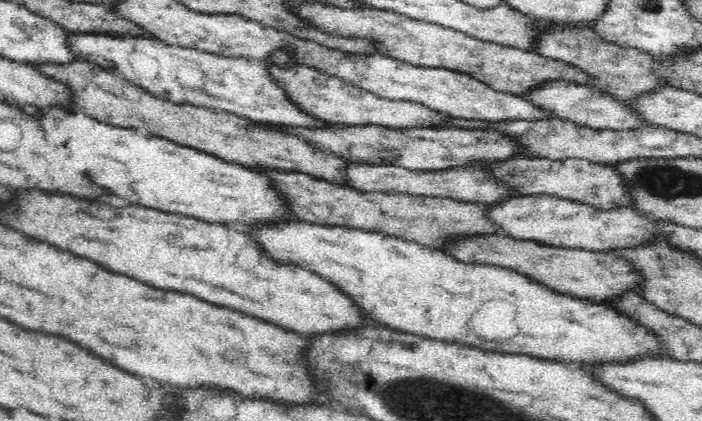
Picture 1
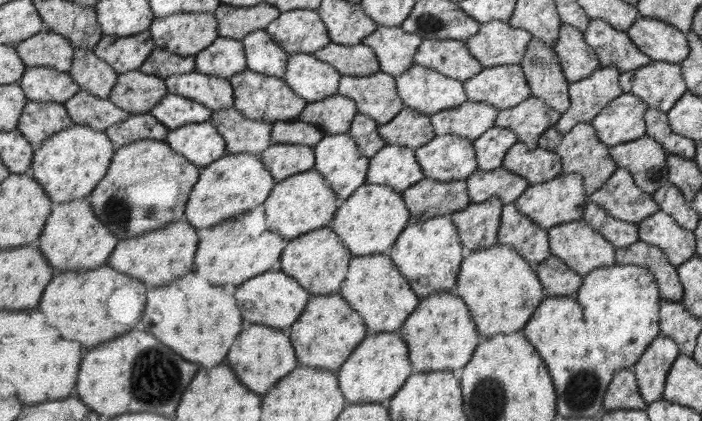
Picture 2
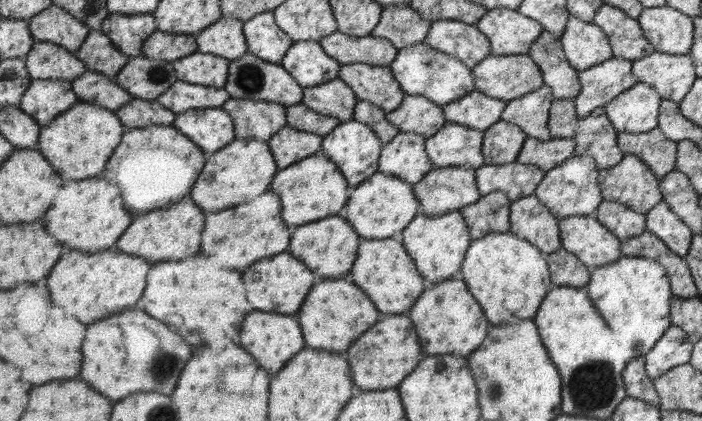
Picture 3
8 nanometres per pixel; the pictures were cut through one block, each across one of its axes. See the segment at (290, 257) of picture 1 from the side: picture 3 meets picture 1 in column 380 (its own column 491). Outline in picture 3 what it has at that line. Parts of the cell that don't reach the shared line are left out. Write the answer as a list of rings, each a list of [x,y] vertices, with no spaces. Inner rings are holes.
[[[511,231],[475,238],[461,271],[469,290],[480,305],[485,306],[485,314],[489,314],[489,322],[493,324],[517,324],[517,320],[534,318],[544,298],[555,286],[546,254],[528,239]],[[509,304],[519,306],[515,310],[509,310]]]

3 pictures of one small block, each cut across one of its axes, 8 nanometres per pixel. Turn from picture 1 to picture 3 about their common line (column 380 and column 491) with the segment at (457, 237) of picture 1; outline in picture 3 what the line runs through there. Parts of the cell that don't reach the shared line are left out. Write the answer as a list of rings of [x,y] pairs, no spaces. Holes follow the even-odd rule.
[[[503,191],[482,196],[479,202],[463,207],[473,240],[491,233],[507,233],[512,230],[512,199]]]

